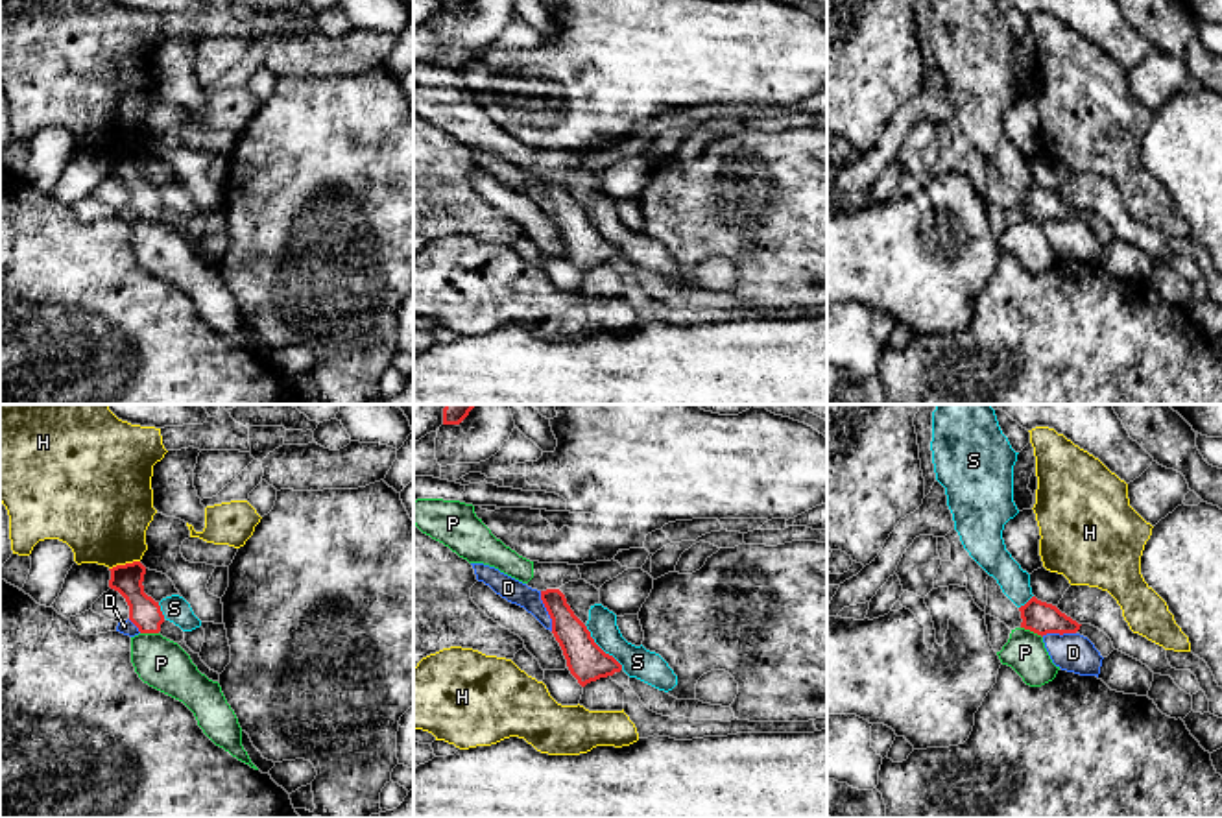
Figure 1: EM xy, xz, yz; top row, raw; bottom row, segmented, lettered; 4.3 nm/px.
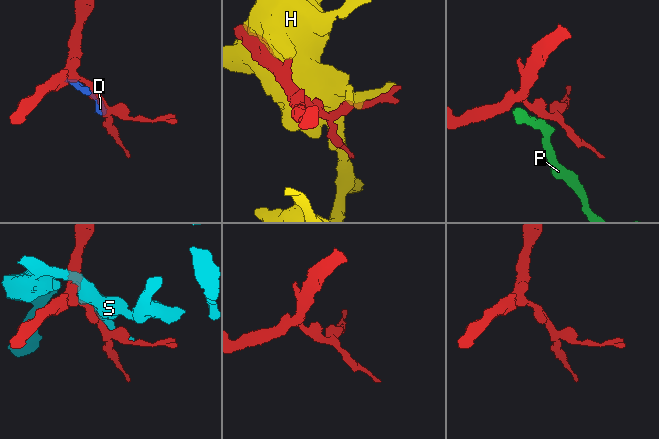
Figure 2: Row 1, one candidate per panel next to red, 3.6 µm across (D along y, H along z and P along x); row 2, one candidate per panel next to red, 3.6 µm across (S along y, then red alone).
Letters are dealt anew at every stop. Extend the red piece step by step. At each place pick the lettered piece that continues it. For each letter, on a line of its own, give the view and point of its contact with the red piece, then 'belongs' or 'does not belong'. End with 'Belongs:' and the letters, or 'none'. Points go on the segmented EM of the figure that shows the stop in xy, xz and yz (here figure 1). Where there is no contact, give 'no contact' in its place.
D: xz (547, 610) | does not belong
H: xy (126, 564) | does not belong
P: yz (1032, 630) | does not belong
S: xz (600, 649) | does not belong
Belongs: none

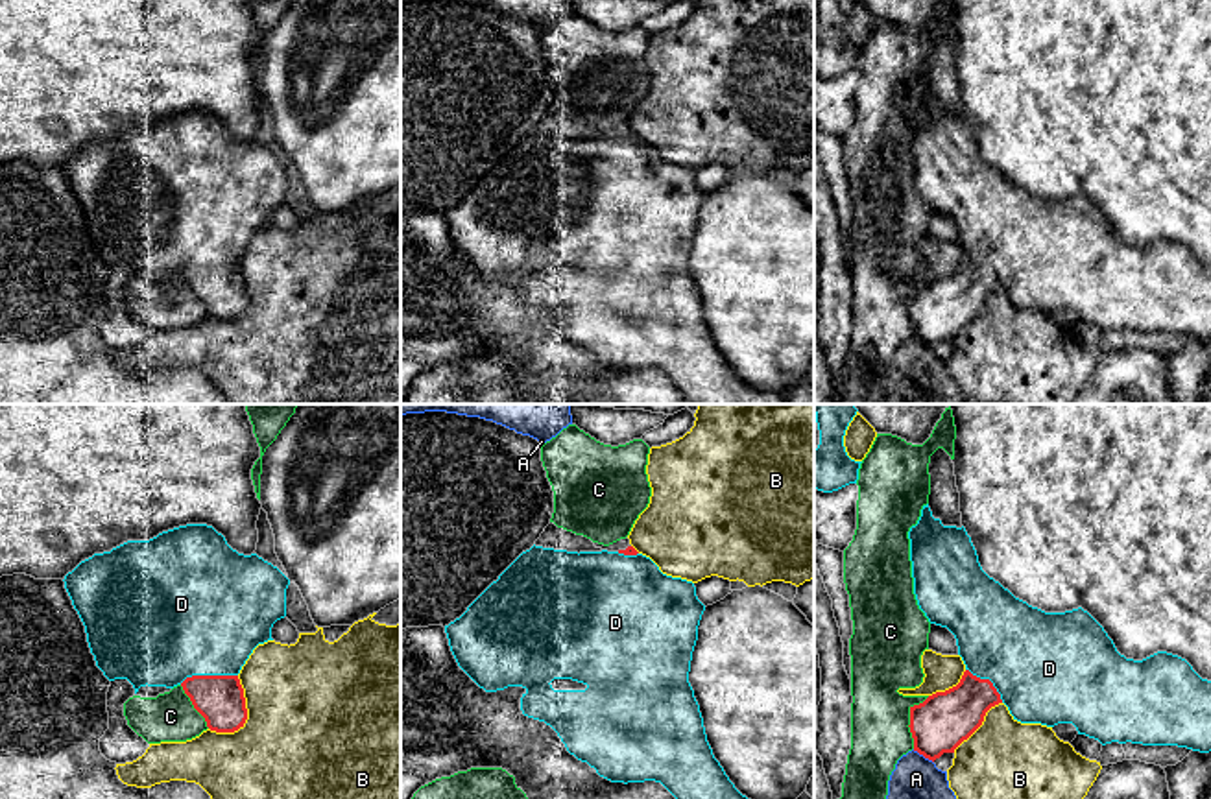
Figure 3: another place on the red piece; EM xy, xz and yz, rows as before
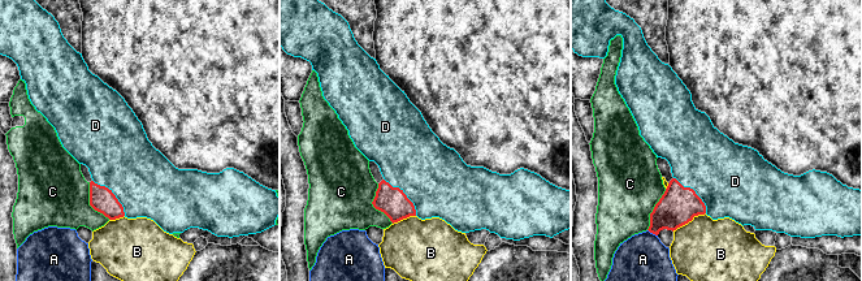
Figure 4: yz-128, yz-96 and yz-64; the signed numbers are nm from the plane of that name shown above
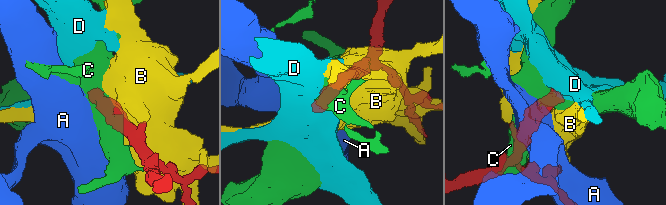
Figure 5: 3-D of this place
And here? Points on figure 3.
A: yz (923, 755) | does not belong
B: xy (246, 716) | does not belong
C: yz (911, 720) | does not belong
D: xy (207, 676) | belongs
Belongs: D

